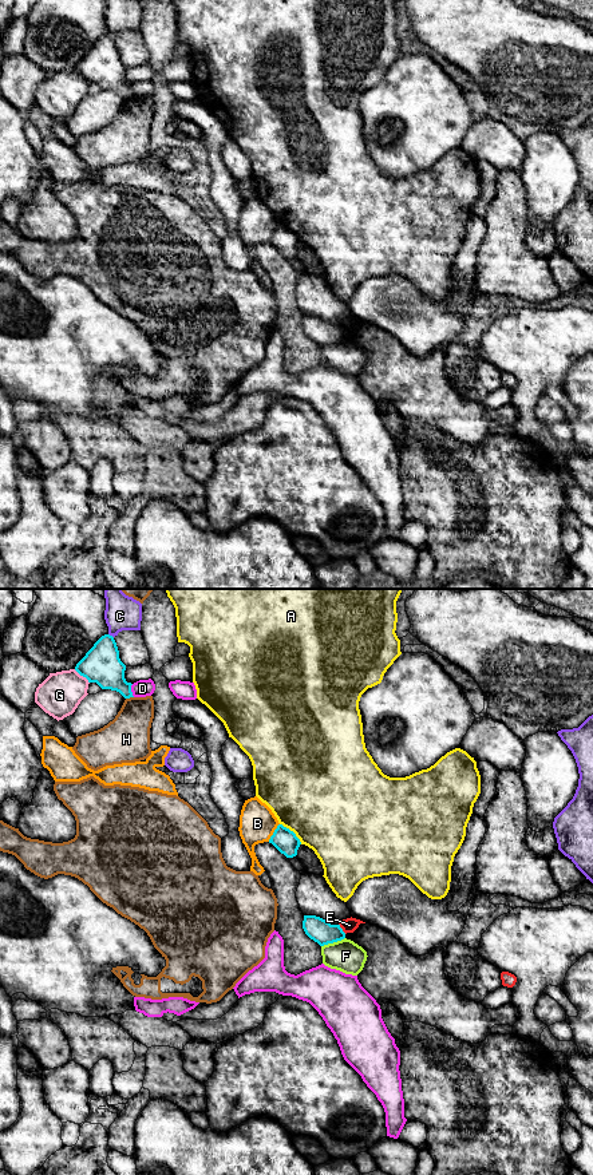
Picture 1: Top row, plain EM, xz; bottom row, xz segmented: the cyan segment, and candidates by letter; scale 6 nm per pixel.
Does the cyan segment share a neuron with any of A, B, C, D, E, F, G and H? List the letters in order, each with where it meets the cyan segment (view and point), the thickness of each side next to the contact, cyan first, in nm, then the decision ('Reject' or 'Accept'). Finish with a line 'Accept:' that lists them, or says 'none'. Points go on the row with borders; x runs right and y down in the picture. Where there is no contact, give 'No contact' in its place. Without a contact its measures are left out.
A: Touches cyan at xz (292, 831). Thickness 140 nm (cyan) against 500 nm. Reject
B: Touches cyan at xz (273, 833). Thickness 140 nm (cyan) against 220 nm. Reject
C: Touches cyan at xz (111, 636). Thickness 220 nm (cyan) against 200 nm. Reject
D: Touches cyan at xz (130, 691). Thickness 220 nm (cyan) against 110 nm. Reject
E: Touches cyan at xz (342, 929). Thickness 140 nm (cyan) against 90 nm. Reject
F: Touches cyan at xz (332, 942). Thickness 140 nm (cyan) against 190 nm. Reject
G: Touches cyan at xz (82, 675). Thickness 220 nm (cyan) against 260 nm. Reject
H: Touches cyan at xz (129, 697). Thickness 220 nm (cyan) against 280 nm. Reject
Accept: none

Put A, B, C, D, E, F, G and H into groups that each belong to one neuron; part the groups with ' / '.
A / B / C / D / E / F / G / H

